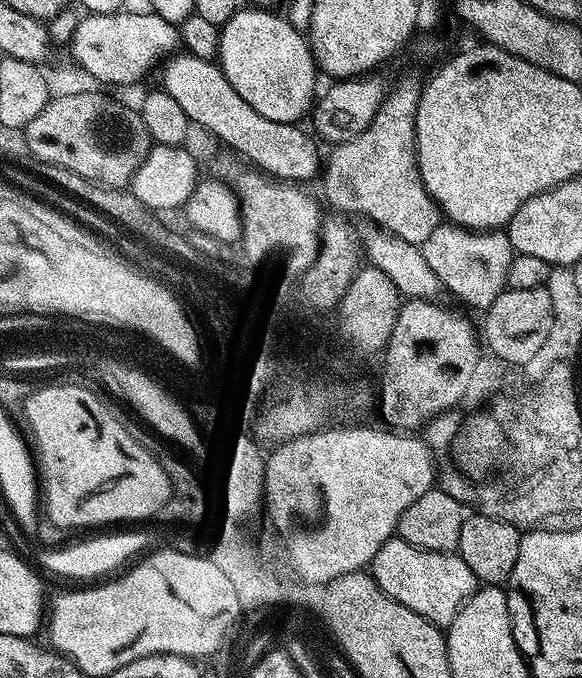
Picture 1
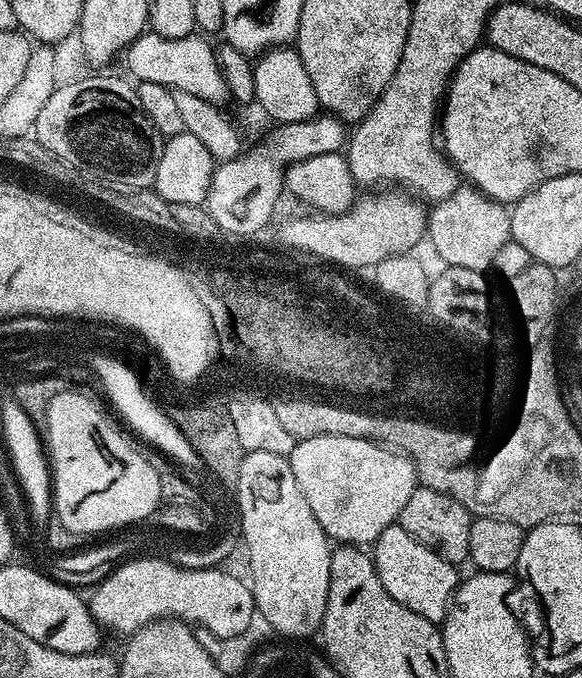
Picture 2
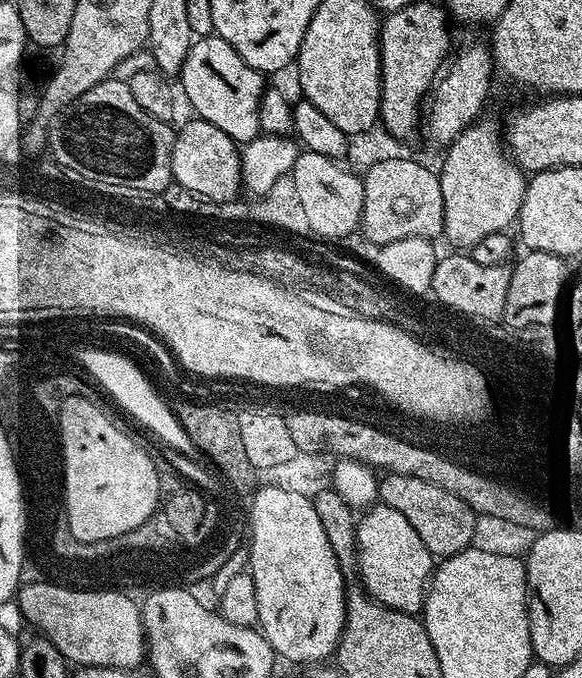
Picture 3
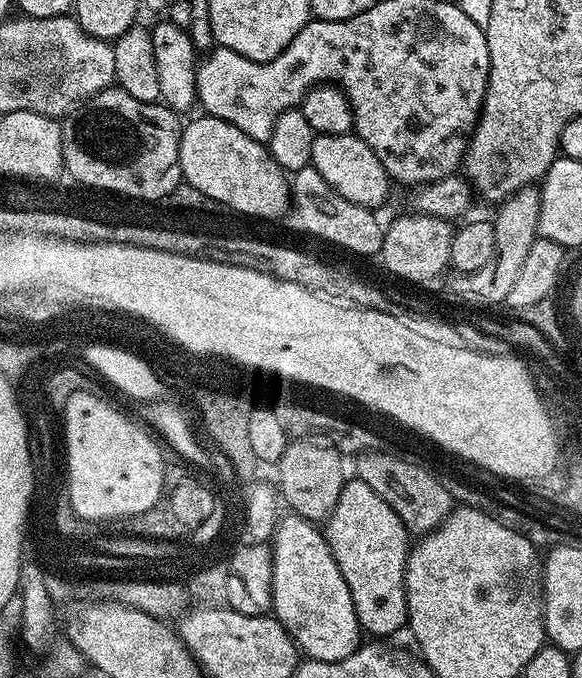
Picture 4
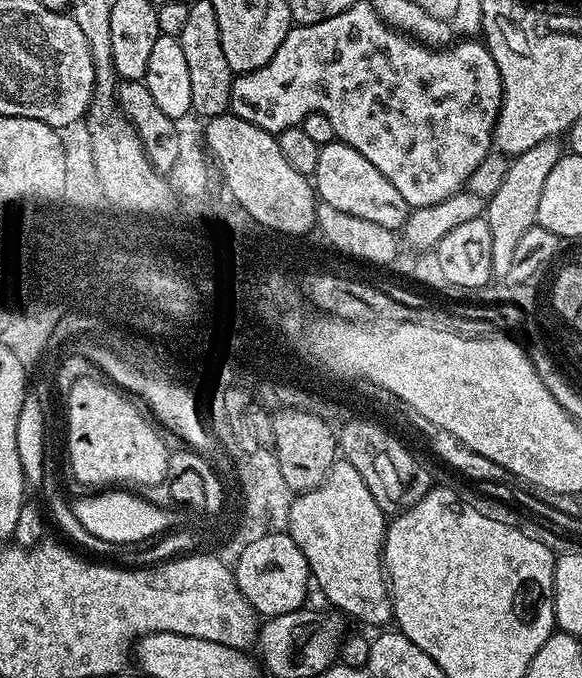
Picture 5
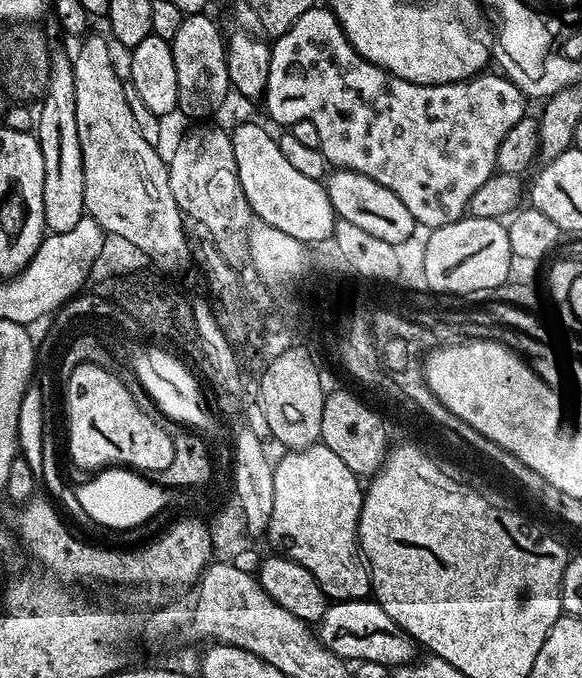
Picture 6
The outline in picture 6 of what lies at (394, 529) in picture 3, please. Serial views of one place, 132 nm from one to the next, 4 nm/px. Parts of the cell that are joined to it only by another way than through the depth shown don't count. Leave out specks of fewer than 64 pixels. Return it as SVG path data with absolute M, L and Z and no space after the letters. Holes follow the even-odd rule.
M322 442L283 453L273 470L273 510L269 514L266 539L275 551L306 566L322 586L329 601L366 600L372 577L360 550L360 511L364 501L361 481Z

